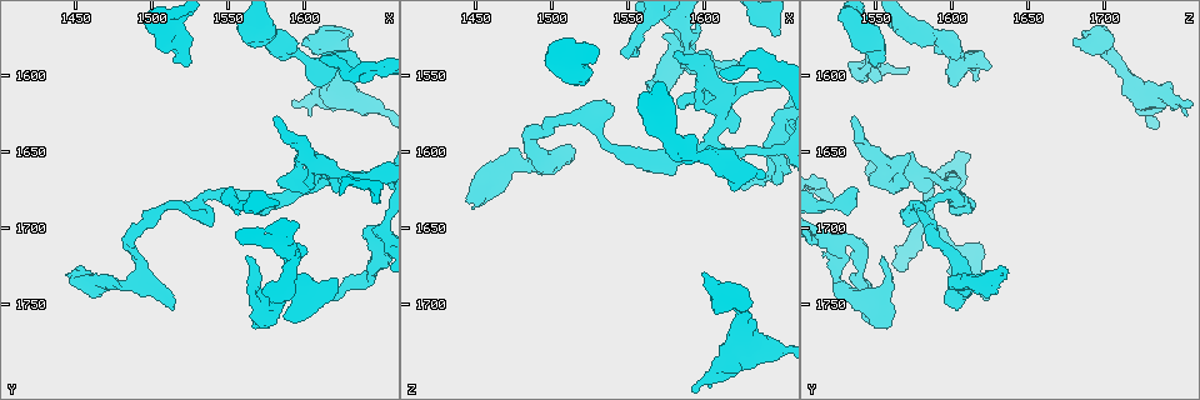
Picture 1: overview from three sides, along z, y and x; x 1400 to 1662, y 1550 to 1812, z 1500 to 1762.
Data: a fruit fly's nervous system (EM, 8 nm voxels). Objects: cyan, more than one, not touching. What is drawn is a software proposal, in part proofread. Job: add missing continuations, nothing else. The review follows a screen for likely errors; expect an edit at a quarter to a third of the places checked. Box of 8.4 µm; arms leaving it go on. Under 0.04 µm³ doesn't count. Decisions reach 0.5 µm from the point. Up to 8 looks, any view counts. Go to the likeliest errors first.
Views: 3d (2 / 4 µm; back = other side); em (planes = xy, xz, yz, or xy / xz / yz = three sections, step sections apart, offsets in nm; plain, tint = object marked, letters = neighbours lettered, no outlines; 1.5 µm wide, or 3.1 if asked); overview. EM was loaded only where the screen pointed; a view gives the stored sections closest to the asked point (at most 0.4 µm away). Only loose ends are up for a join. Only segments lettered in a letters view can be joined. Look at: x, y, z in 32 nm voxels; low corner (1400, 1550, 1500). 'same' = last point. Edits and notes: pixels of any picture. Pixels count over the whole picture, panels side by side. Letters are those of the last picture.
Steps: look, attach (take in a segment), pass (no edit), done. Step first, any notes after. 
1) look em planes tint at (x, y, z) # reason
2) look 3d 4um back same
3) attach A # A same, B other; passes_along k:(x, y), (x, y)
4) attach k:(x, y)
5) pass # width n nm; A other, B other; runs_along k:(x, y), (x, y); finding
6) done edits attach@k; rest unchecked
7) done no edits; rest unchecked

look 3d 2um at (1638, 1602, 1616) # branch stops here

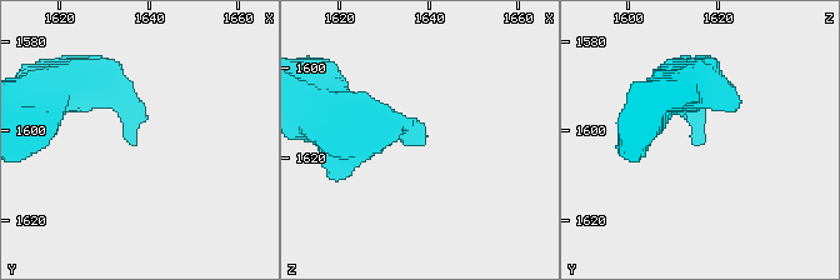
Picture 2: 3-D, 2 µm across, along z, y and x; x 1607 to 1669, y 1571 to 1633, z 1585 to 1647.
look em planes letters at (1636, 1603, 1616)

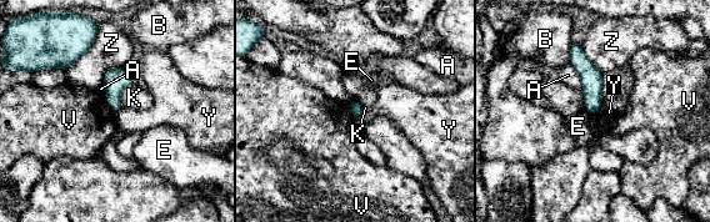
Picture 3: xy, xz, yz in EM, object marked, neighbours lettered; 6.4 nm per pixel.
pass # longest_contact Z 340 nm; A other, B other, E other, K other, V other, Y other, Z other; border 3:(104, 95), (108, 104), (116, 112); no lettered segment goes on from it

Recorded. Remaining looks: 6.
look em planes letters at (1524, 1594, 1550)

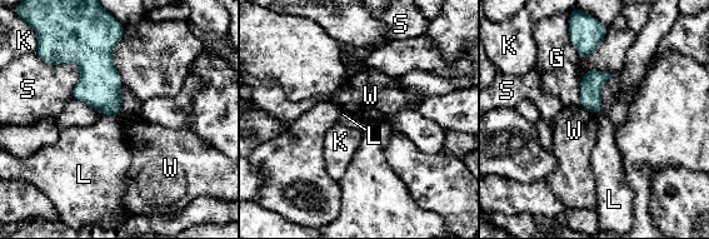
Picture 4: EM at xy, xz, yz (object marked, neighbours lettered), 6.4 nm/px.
pass # G other, K other, L other, S other, W other; no lettered segment goes on from it

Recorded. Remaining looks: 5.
look 3d 2um at (1582, 1628, 1534) # an open end

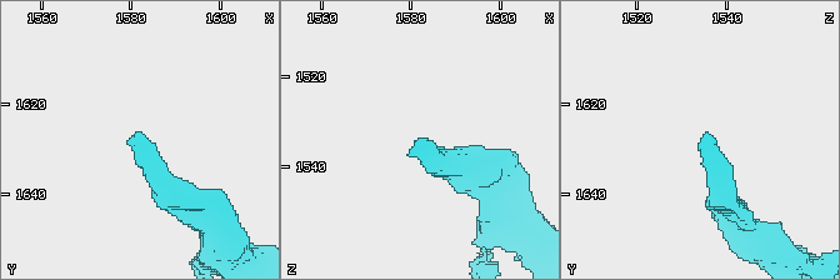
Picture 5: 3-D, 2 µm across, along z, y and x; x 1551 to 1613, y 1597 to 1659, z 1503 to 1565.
look em xy step 4 tint at (1580, 1628, 1535)

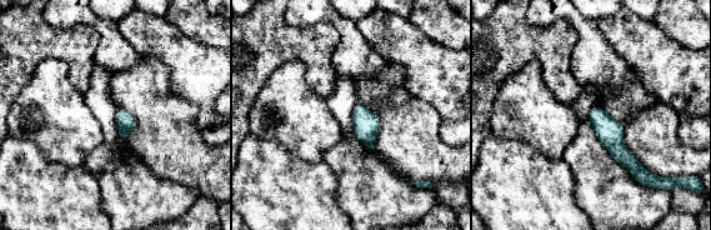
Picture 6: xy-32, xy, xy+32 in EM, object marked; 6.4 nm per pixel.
look em xy step 4 letters same # what lies round it

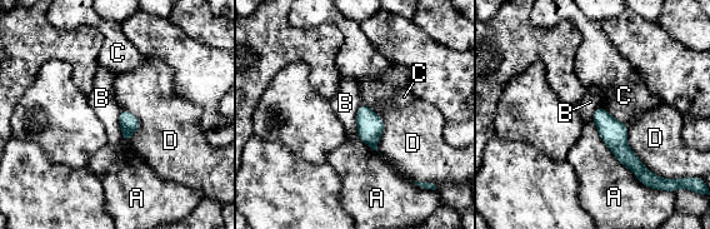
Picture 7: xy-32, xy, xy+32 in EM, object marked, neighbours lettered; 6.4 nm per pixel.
pass # A other, B other, C other, D other; none of them fits

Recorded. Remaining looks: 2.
done no edits; rest unchecked

